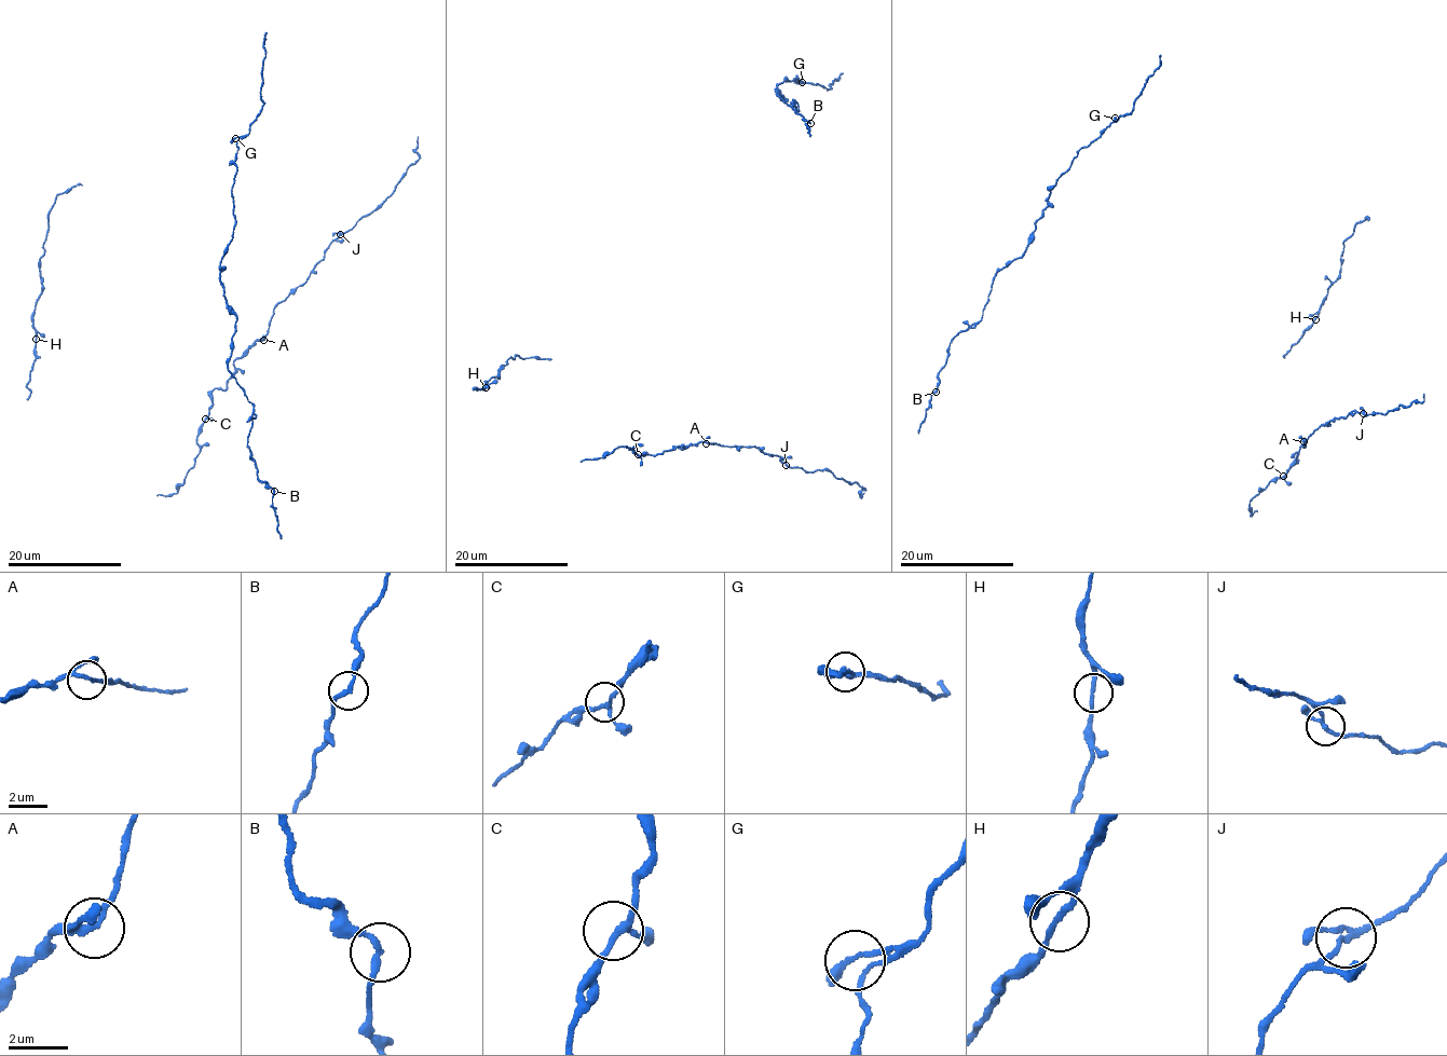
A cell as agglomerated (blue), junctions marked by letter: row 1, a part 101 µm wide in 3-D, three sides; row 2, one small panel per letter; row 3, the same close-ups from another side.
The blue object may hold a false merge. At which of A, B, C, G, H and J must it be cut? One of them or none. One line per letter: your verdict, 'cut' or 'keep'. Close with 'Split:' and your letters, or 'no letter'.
A: keep
B: keep
C: keep
G: keep
H: keep
J: keep
Split: no letter

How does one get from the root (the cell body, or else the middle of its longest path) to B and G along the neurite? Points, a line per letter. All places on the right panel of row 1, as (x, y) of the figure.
B: (1034, 232), (1025, 251), (995, 273), (981, 318), (953, 338), (939, 372), (936, 392)
G: (1034, 232), (1036, 221), (1047, 206), (1050, 187), (1070, 166), (1079, 150), (1095, 139), (1115, 118)

